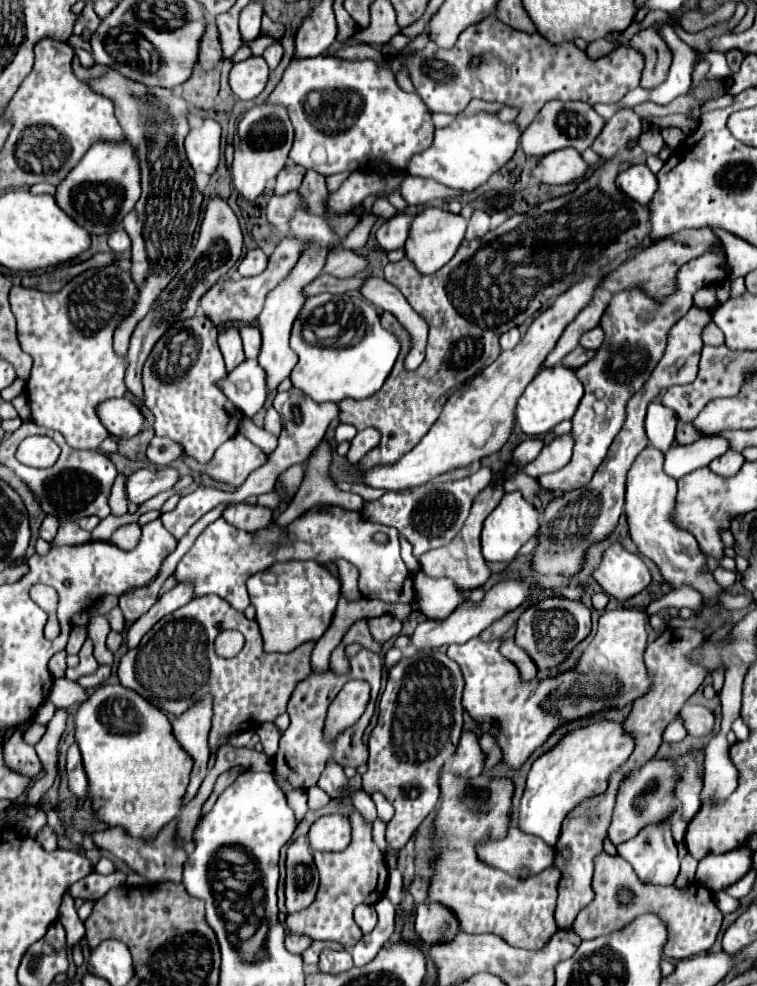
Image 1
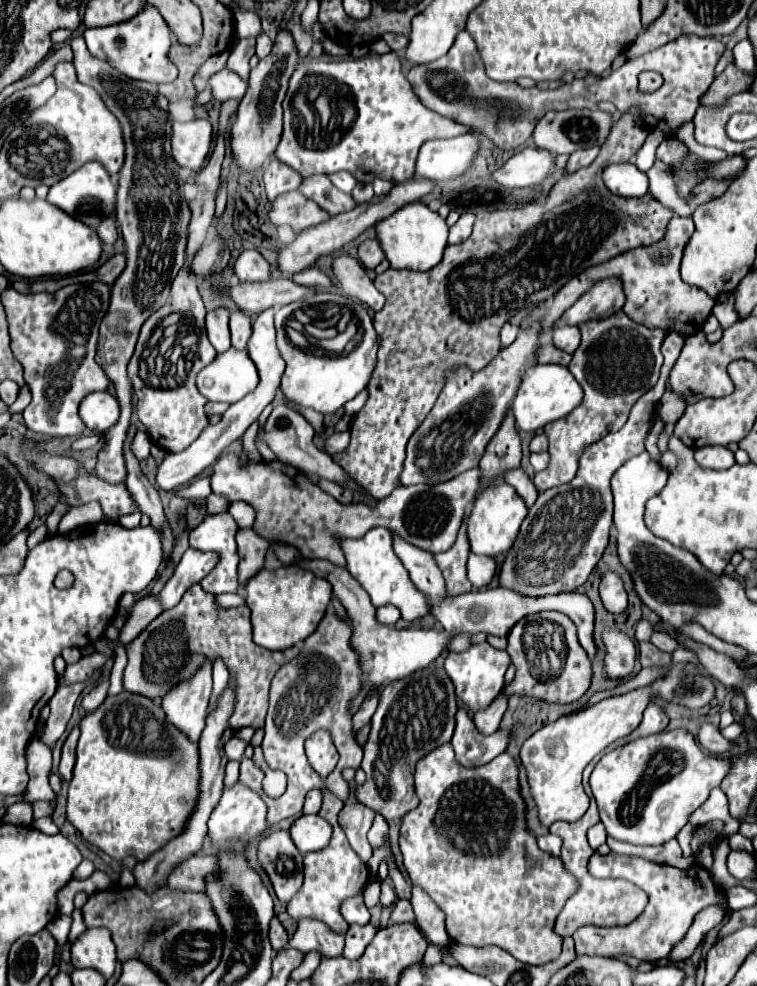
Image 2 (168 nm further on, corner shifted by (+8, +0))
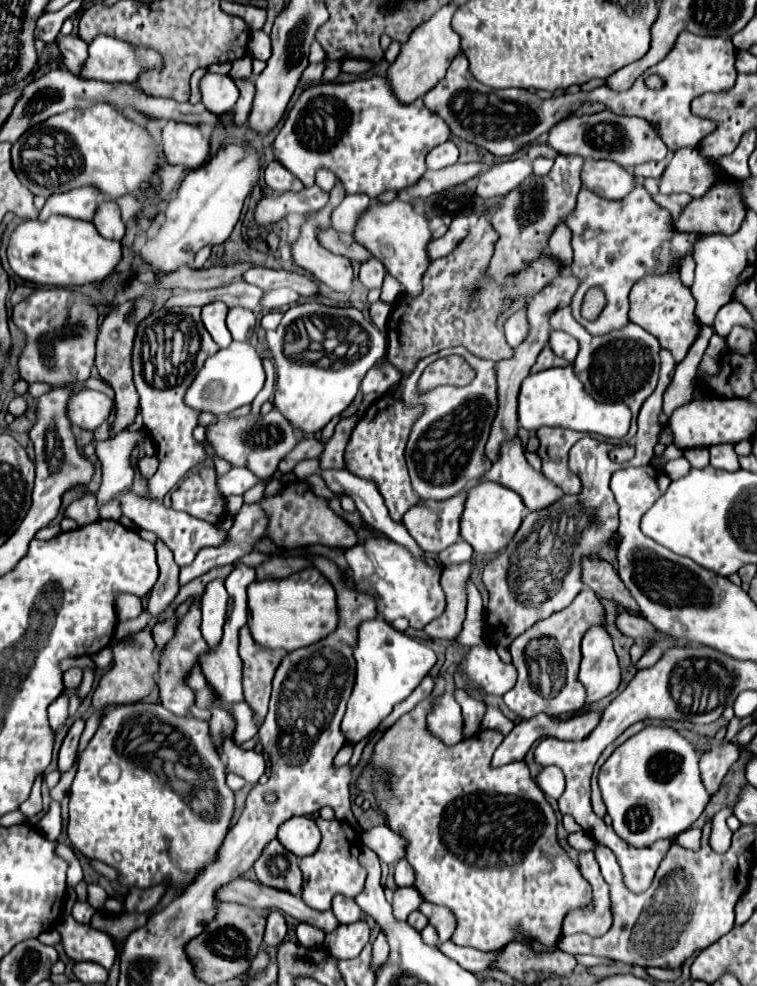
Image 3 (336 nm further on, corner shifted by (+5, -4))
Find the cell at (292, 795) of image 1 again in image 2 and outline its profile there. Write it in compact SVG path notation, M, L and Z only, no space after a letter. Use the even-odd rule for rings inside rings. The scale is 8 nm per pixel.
M274 830L266 836L258 846L258 860L268 872L278 900L290 902L304 882L302 854L294 846L290 830Z

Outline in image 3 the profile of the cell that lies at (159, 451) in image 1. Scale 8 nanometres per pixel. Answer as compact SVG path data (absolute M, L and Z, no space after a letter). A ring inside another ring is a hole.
M123 430L115 438L93 440L95 454L103 464L103 484L97 494L97 504L103 504L123 492L133 482L133 468L129 464L129 456L133 448L141 444L141 432Z

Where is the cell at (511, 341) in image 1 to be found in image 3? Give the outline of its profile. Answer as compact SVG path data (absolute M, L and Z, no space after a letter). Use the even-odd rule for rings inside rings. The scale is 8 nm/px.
M521 306L515 314L511 314L505 322L505 338L511 348L517 348L529 334L529 322L527 322L527 310Z

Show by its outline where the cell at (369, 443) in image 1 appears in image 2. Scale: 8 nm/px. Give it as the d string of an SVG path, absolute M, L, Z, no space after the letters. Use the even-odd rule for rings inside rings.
M334 432L332 436L326 438L326 452L328 454L340 454L348 448L350 444L350 432Z

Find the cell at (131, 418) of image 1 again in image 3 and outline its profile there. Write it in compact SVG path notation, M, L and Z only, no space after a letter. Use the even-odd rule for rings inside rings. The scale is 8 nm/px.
M83 388L71 394L67 402L67 418L75 426L81 426L85 430L95 430L107 420L111 404L113 404L111 398L105 396L103 392Z

